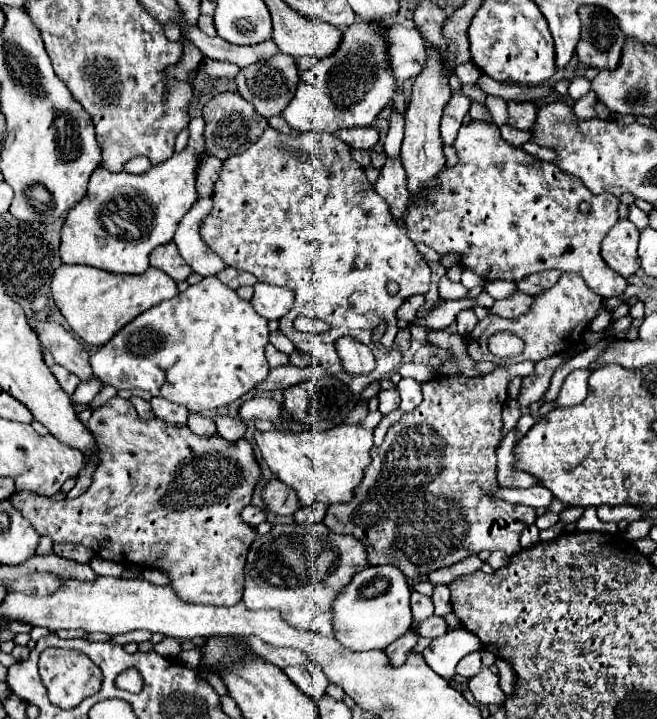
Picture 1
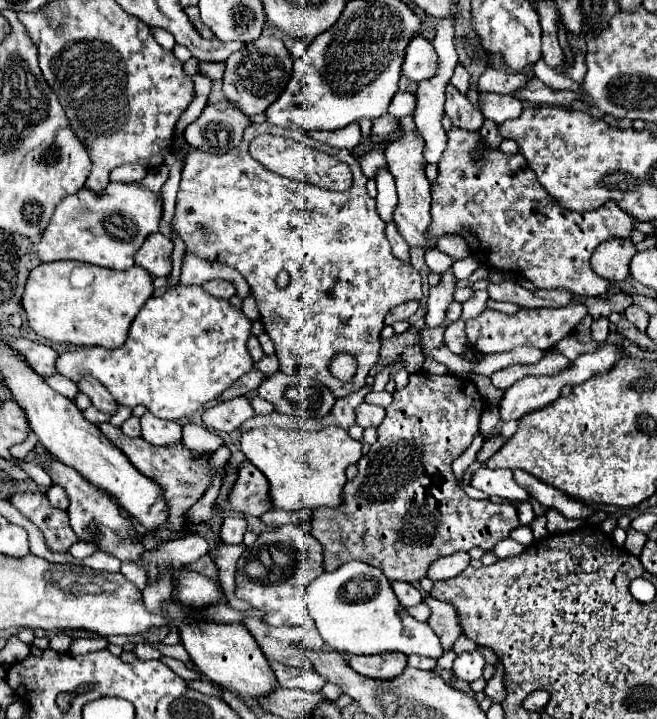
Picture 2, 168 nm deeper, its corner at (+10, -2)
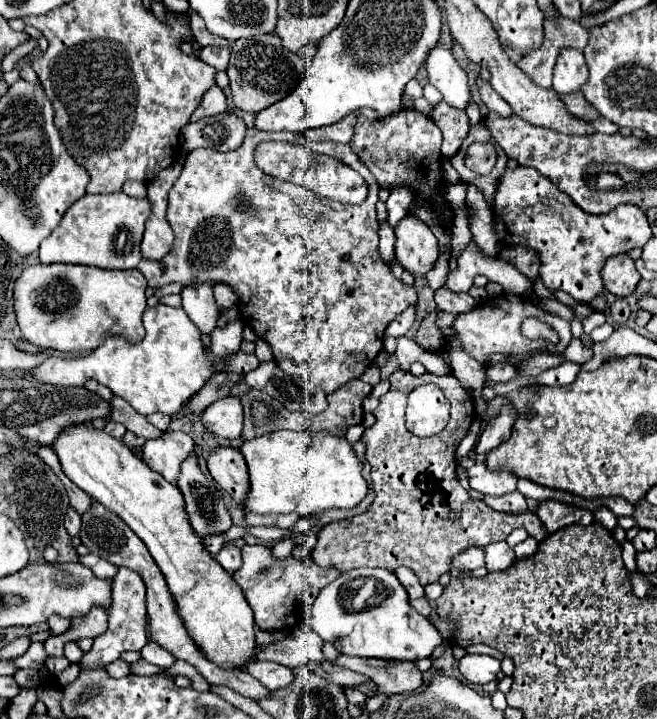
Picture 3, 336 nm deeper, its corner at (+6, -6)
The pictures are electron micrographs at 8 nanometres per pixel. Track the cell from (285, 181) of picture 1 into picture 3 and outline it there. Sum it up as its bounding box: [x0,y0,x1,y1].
[138,128,418,394]

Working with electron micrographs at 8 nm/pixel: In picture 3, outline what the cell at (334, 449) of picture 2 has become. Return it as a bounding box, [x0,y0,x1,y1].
[240,430,368,516]

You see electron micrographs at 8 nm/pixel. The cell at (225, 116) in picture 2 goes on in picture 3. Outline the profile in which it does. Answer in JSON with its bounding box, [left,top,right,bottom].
[182,112,244,152]

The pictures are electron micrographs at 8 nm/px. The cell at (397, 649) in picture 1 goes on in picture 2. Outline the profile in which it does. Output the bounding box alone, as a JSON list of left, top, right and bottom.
[348,652,406,680]

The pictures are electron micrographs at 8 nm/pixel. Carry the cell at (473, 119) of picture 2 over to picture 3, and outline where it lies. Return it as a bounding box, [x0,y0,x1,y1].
[432,102,470,158]

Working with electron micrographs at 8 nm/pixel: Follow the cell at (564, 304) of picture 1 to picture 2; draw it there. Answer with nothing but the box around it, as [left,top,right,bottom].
[466,302,588,354]

